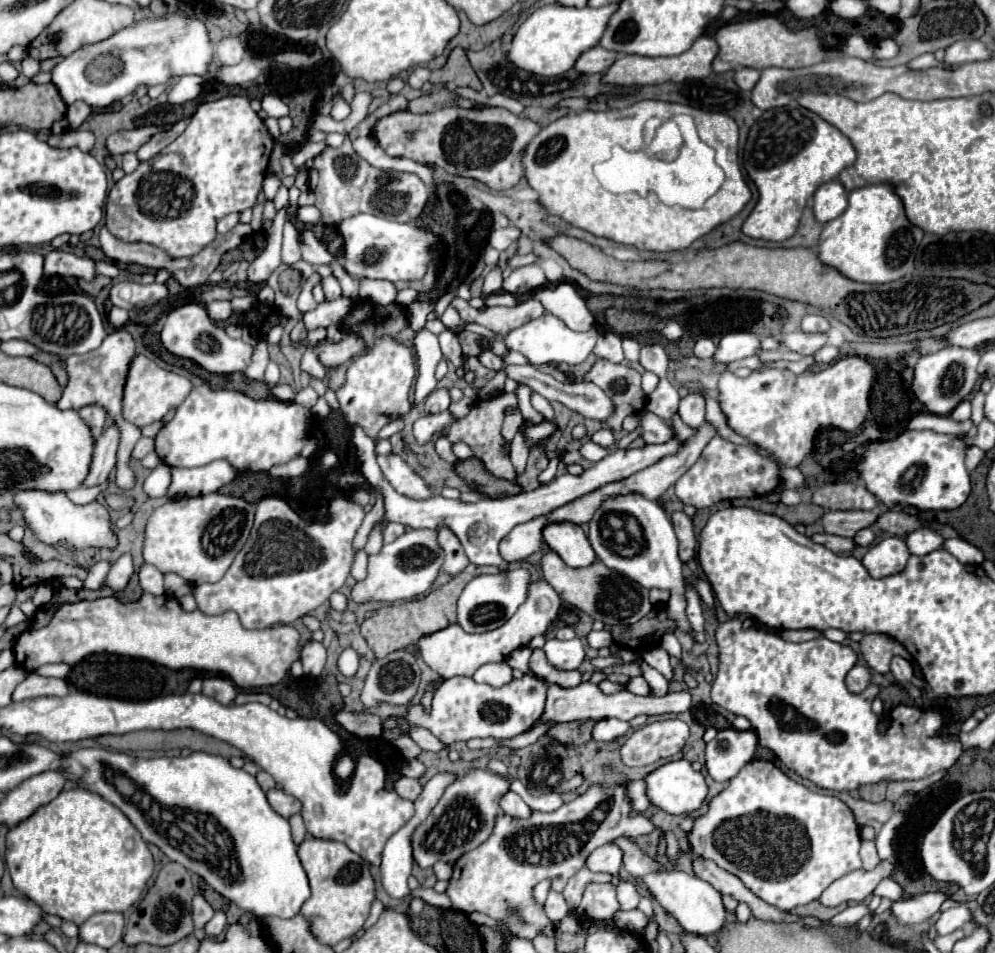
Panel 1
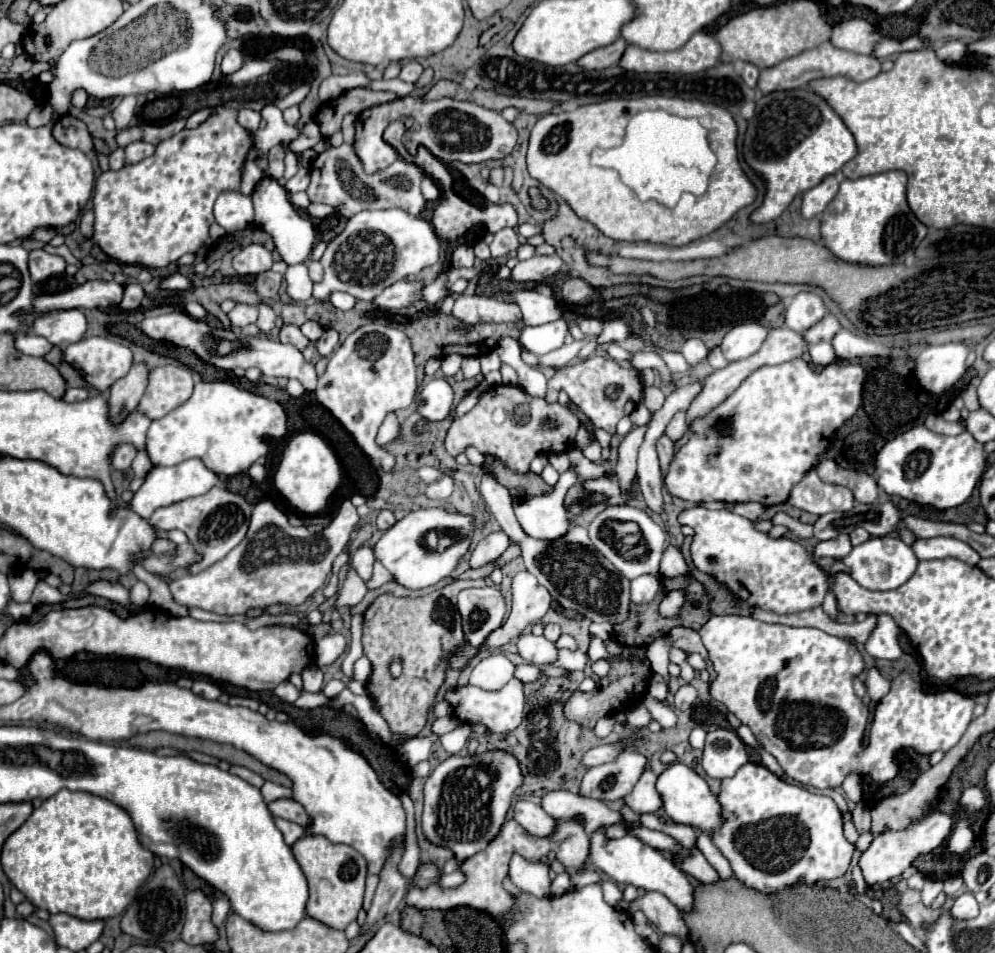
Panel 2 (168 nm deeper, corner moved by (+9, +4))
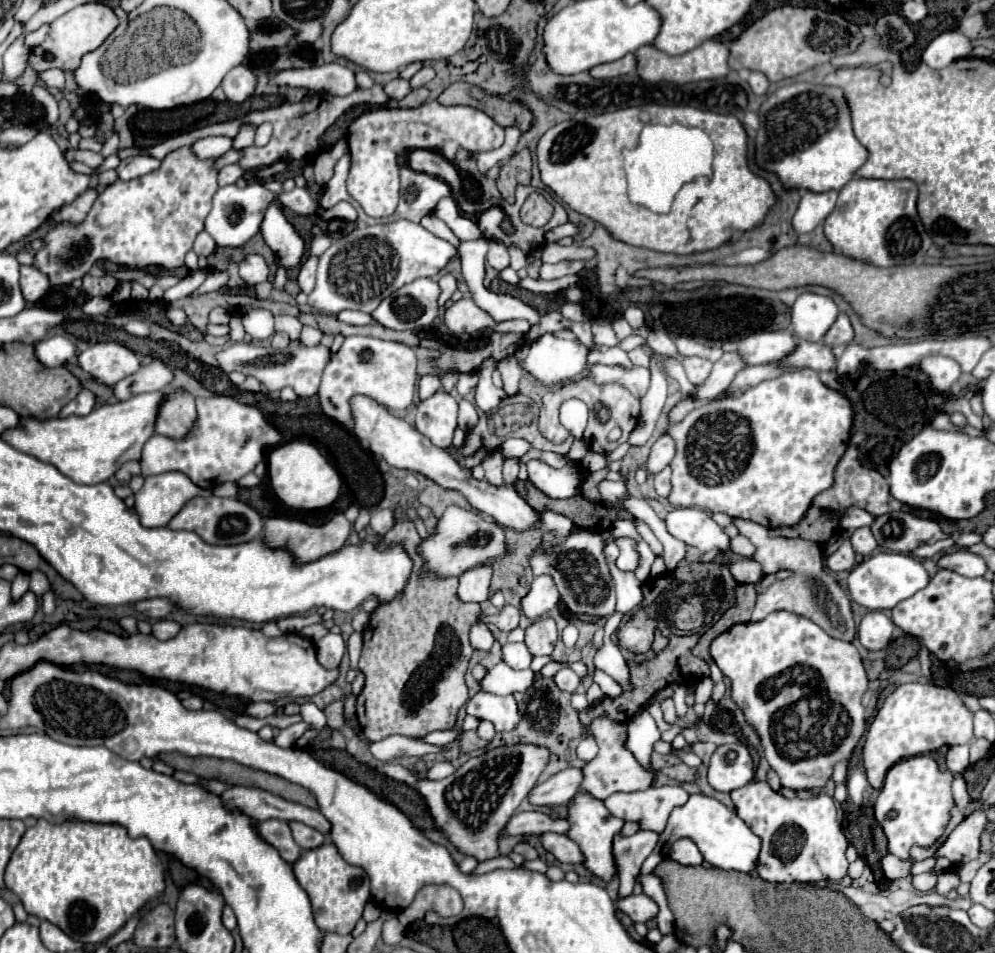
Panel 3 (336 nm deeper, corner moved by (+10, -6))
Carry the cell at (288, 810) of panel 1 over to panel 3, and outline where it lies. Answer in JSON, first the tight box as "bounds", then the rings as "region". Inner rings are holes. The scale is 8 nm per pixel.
{"bounds":[290,823,324,849],"region":[[[290,823],[290,827],[292,827],[292,835],[294,835],[294,841],[302,847],[302,849],[316,849],[316,847],[320,847],[322,843],[324,843],[324,835],[320,833],[320,831],[316,831],[316,829],[312,829],[312,827],[308,827],[308,825],[302,825],[302,823]]]}

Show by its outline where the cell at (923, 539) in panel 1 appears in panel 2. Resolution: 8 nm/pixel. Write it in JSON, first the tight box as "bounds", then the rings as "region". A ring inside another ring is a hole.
{"bounds":[911,537,979,565],"region":[[[931,537],[931,539],[915,539],[911,543],[911,549],[915,555],[923,559],[945,559],[945,557],[957,557],[969,565],[979,563],[979,553],[971,549],[965,541],[951,539],[951,537]]]}

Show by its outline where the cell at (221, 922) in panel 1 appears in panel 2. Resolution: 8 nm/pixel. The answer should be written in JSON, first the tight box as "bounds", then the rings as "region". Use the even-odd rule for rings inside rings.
{"bounds":[211,897,229,927],"region":[[[223,897],[223,899],[217,899],[215,903],[213,903],[213,915],[211,915],[211,921],[213,921],[213,925],[215,927],[219,927],[219,925],[223,925],[223,921],[227,919],[227,915],[229,915],[229,901]]]}

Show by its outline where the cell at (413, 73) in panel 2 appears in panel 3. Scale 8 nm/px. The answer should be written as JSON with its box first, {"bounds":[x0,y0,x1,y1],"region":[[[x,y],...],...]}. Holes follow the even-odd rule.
{"bounds":[410,67,434,89],"region":[[[424,67],[424,69],[420,69],[412,79],[410,79],[410,85],[412,85],[412,89],[418,89],[418,87],[422,87],[422,85],[426,85],[428,81],[432,81],[434,79],[434,69],[432,67]]]}

